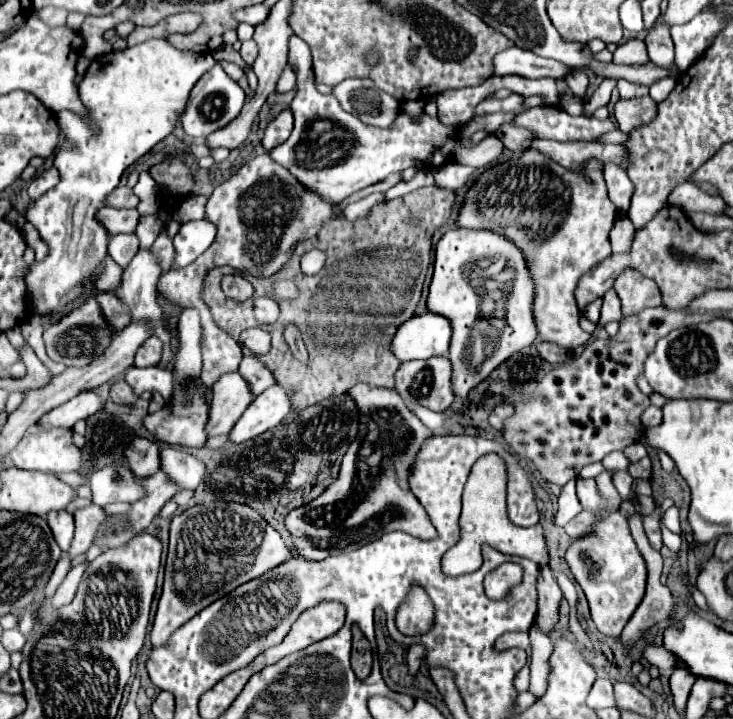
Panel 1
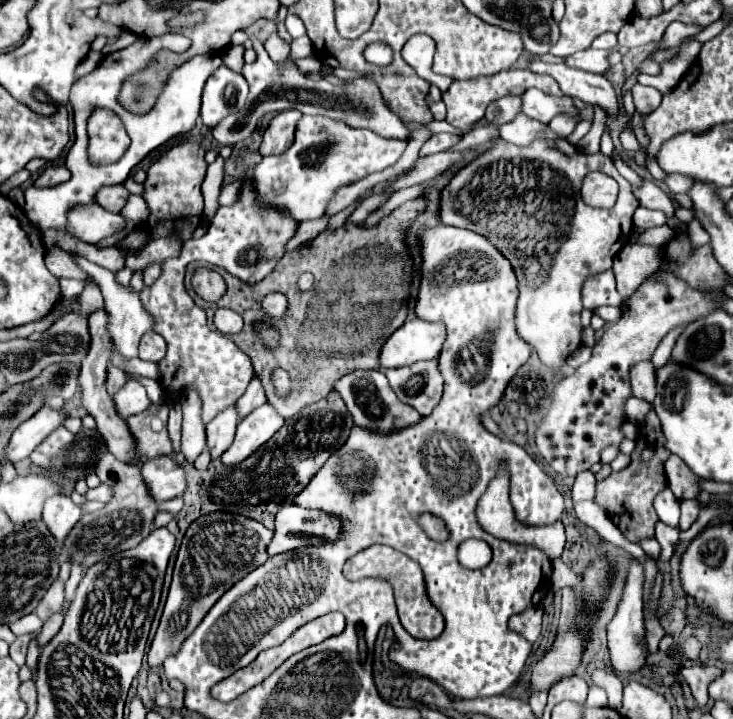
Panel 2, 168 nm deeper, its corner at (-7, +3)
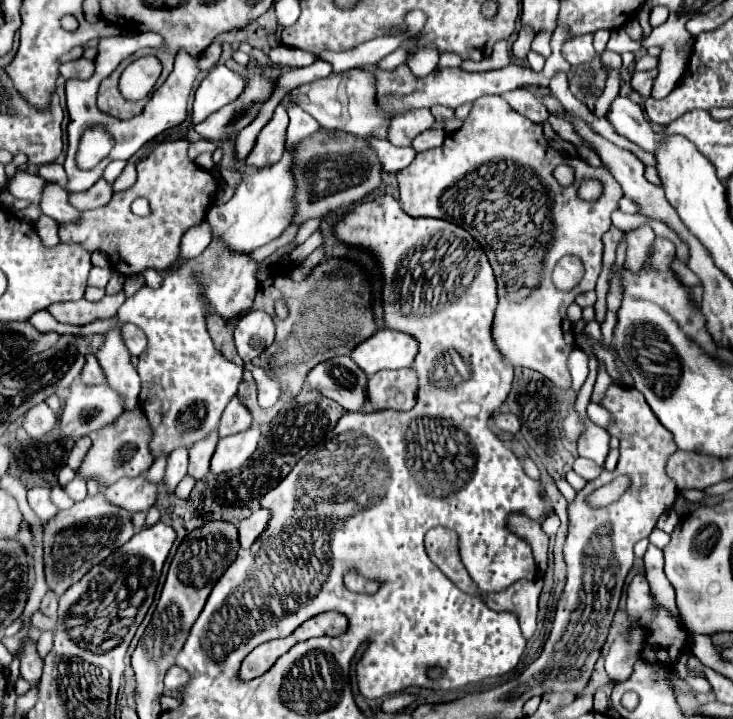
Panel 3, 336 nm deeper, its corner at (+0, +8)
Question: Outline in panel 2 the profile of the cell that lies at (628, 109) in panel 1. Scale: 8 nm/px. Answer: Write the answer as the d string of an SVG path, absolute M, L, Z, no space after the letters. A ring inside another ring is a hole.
M635 84L631 88L633 92L633 100L635 100L635 108L647 116L651 114L659 104L661 104L661 98L663 94L657 90L657 88L651 88L651 86L643 86L643 84Z

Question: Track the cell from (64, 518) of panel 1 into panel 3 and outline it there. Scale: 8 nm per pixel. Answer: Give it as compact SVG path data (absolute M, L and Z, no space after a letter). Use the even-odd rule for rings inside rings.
M34 487L28 491L28 503L32 507L32 511L40 517L42 523L48 523L52 517L56 517L56 513L60 511L52 499L50 499L50 489L48 487Z

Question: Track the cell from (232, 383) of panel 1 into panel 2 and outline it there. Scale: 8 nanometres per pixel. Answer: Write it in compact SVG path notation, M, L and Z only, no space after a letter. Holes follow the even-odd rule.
M231 406L207 424L207 448L211 452L211 460L219 458L231 446L237 422L239 418L235 406Z

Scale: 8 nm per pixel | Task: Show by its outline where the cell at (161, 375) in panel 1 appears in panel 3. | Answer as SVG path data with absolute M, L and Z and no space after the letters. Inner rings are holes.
M72 383L70 395L64 403L60 429L64 437L80 439L94 429L112 423L124 411L126 397L110 385Z

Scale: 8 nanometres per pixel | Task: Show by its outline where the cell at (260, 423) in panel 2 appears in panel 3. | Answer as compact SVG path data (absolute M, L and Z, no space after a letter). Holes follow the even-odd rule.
M254 423L252 427L248 427L246 431L242 431L238 435L228 435L228 437L220 439L216 453L212 457L210 471L212 473L226 473L226 471L242 467L244 461L248 461L252 457L252 453L256 451L258 439L260 439L260 425L258 423Z

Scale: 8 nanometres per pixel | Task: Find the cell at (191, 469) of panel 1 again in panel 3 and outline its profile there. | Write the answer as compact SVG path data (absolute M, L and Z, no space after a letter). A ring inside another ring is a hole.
M142 473L138 477L122 477L114 485L106 489L108 501L118 503L120 507L136 513L136 511L148 511L156 503L158 497L158 483L148 481L148 477Z

